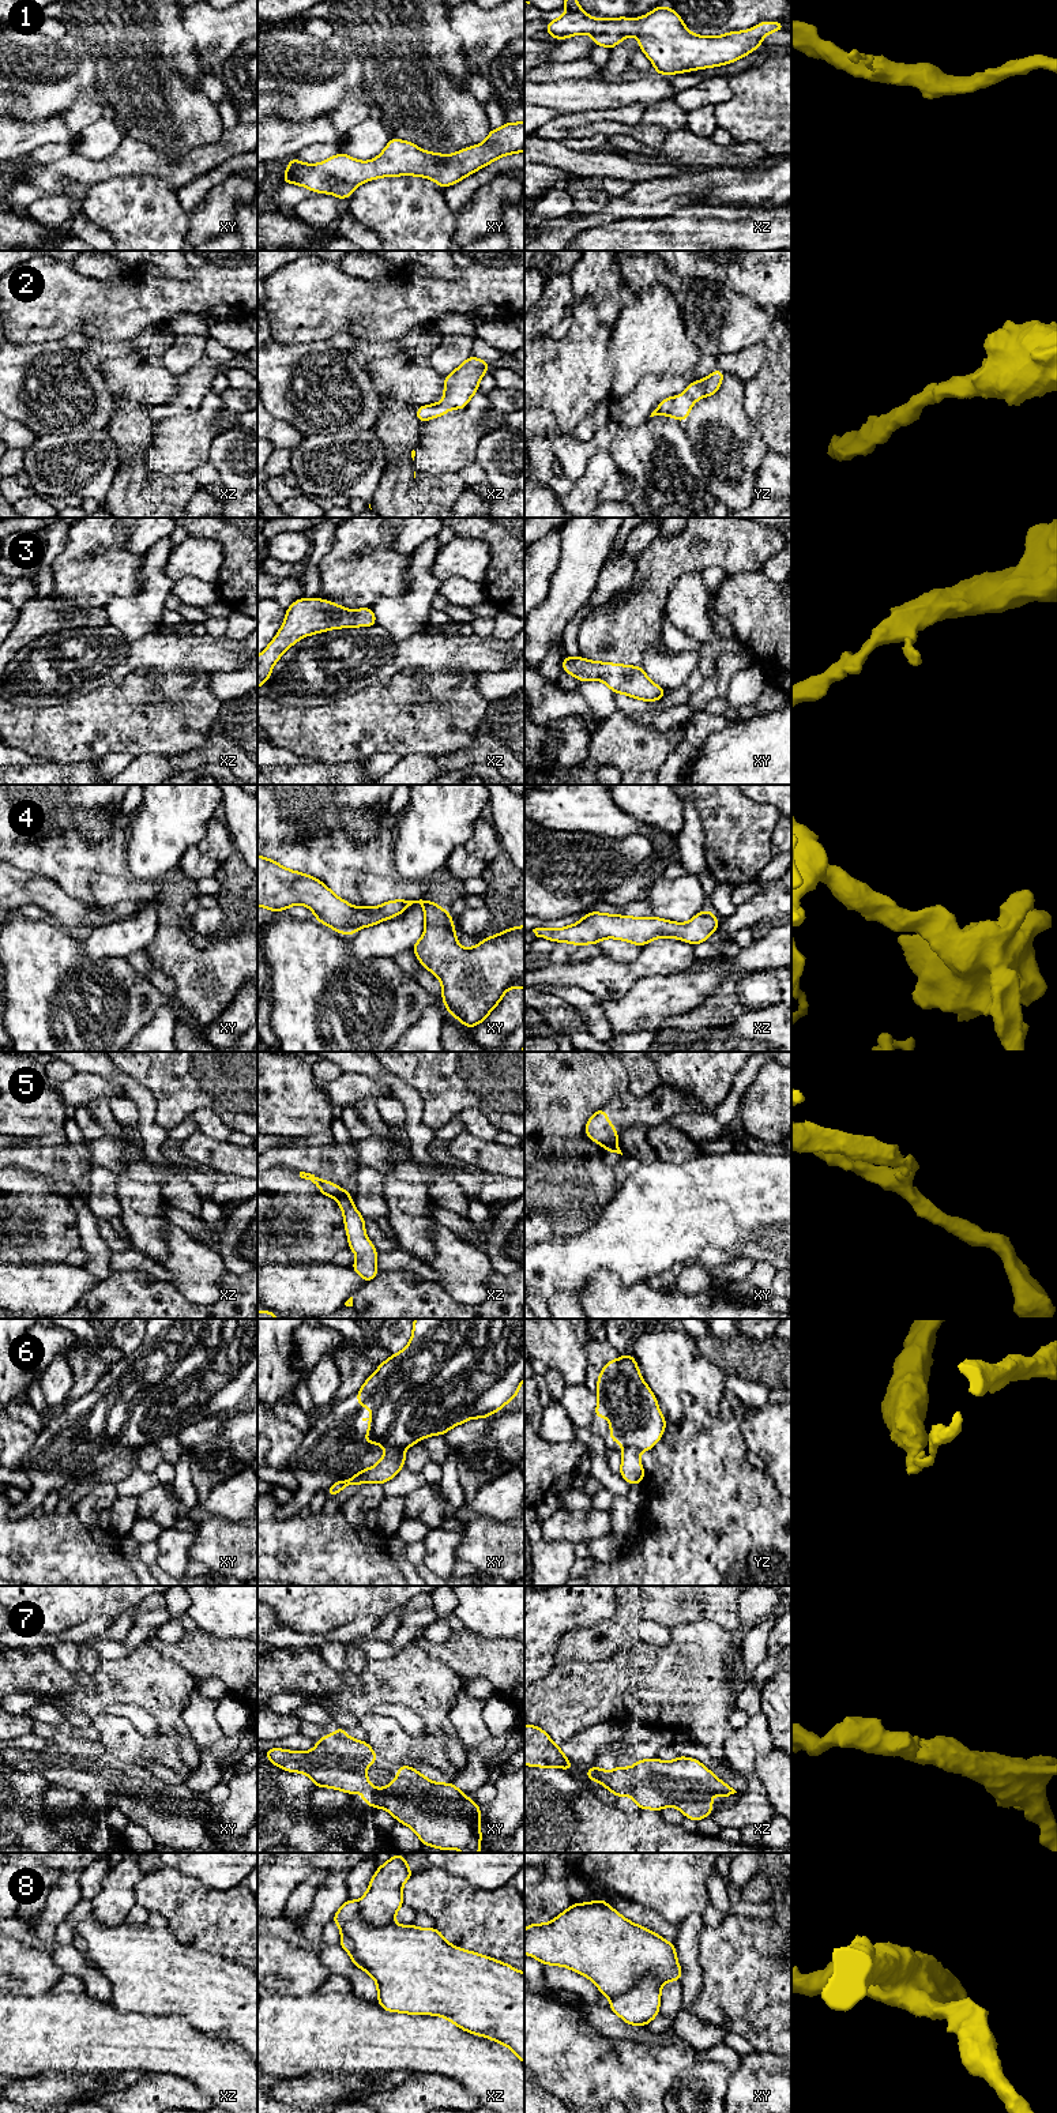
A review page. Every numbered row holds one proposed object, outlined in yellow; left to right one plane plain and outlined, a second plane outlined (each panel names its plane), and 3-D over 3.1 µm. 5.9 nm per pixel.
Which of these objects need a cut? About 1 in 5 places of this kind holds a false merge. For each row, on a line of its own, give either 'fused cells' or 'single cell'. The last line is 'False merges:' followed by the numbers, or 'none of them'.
1: single cell
2: single cell
3: single cell
4: single cell
5: fused cells
6: fused cells
7: single cell
8: single cell
False merges: 5, 6

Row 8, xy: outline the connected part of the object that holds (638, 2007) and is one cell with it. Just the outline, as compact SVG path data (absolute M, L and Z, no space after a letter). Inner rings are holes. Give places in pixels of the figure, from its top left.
M601 1898L573 1903L549 1924L528 1924L524 1954L541 1965L564 1966L590 1978L612 1999L609 2008L631 2026L647 2026L658 2016L662 1985L682 1977L674 1944L624 1918Z

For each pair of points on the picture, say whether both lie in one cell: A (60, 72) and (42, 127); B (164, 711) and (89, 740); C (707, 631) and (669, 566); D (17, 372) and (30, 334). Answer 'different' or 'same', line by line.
A: different
B: same
C: different
D: different

